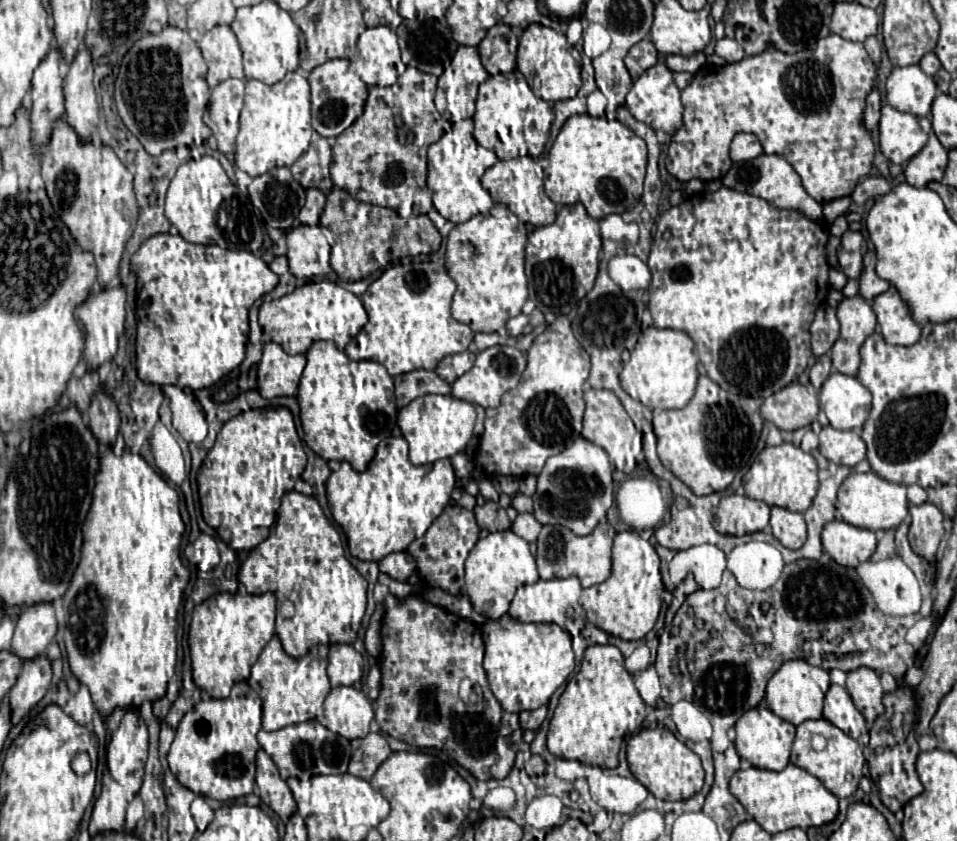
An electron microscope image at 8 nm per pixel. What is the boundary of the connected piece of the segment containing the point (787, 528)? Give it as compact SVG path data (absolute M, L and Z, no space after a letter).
M774 506L770 516L772 534L786 546L786 548L800 548L806 540L806 522L802 514L790 512L786 508Z

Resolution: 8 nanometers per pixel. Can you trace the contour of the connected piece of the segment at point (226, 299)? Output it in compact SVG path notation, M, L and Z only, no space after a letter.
M156 234L148 238L132 256L132 270L138 276L138 376L150 384L174 384L190 390L208 388L242 364L248 338L248 308L278 286L278 276L252 252L222 250L216 244L190 244L180 234Z

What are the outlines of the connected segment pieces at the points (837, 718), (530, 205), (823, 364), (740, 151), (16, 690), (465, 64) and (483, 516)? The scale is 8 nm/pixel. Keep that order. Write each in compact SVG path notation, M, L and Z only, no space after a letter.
M832 684L824 698L824 718L838 726L844 734L858 740L862 734L868 732L864 716L854 706L848 690L844 686Z
M518 156L512 160L500 160L482 176L482 186L490 192L494 202L506 204L520 222L528 222L532 226L548 226L556 220L556 204L544 192L544 172L538 159L530 156Z
M824 354L824 356L818 358L816 364L810 368L810 384L812 384L816 390L820 390L822 384L824 384L824 380L830 376L830 372L832 372L832 362L830 362L830 356Z
M736 134L732 144L730 144L730 158L734 162L744 162L752 160L762 154L762 146L754 134Z
M36 656L32 660L22 662L22 672L16 684L10 690L12 704L12 722L20 722L24 714L28 714L46 694L52 680L52 666L46 656Z
M460 46L451 59L451 64L438 78L434 104L437 111L447 120L458 122L474 116L474 102L478 94L478 86L488 78L484 70L478 50L472 46Z
M488 500L484 506L476 506L474 514L476 514L478 526L488 532L500 532L500 530L510 528L506 512L492 500Z

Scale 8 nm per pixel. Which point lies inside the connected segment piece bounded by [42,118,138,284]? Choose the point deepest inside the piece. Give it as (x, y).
(90, 187)

